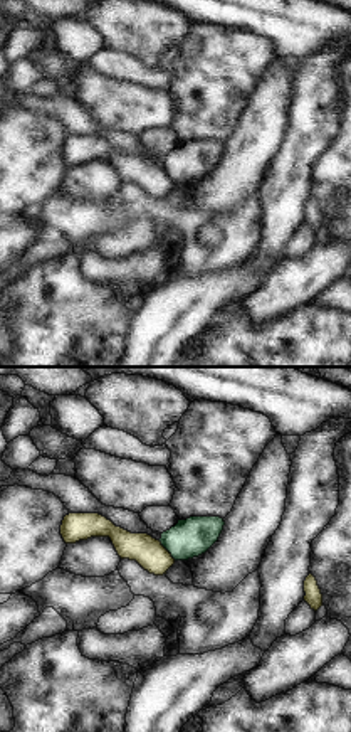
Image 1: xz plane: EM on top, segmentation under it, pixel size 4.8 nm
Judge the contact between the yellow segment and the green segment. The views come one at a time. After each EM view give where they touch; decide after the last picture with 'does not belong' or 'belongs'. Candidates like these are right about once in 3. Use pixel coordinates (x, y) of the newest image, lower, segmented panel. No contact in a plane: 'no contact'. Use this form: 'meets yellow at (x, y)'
meets yellow at (167, 551)

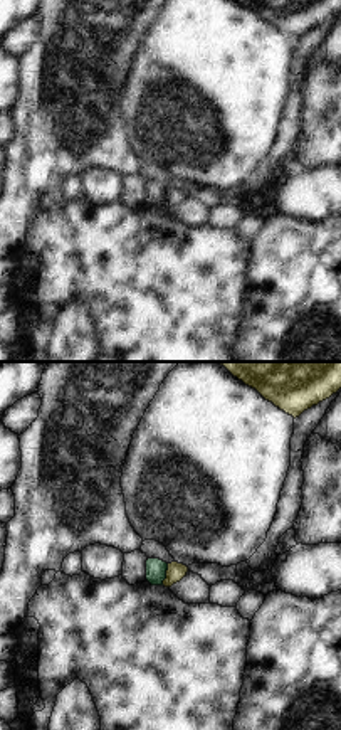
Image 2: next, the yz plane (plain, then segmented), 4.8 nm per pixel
meets yellow at (167, 574)

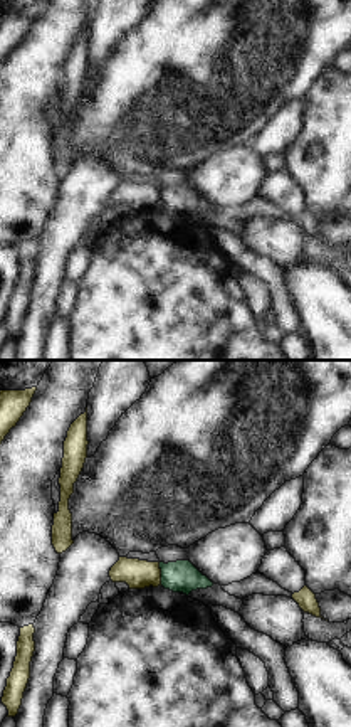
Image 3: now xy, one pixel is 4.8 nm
meets yellow at (160, 574)

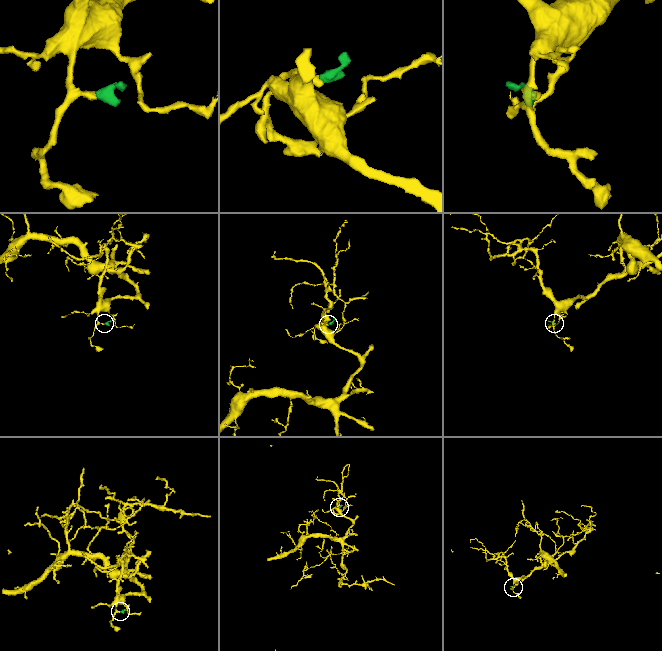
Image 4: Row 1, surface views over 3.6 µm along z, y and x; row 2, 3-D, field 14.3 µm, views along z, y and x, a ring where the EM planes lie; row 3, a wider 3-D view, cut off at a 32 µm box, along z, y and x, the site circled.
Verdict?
does not belong

